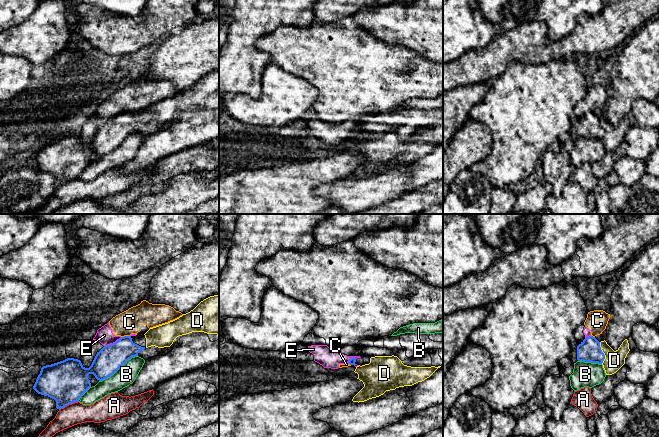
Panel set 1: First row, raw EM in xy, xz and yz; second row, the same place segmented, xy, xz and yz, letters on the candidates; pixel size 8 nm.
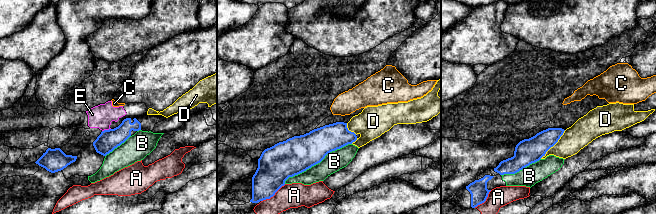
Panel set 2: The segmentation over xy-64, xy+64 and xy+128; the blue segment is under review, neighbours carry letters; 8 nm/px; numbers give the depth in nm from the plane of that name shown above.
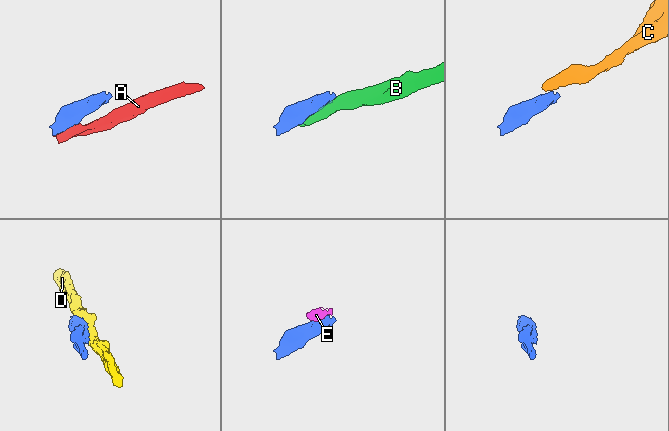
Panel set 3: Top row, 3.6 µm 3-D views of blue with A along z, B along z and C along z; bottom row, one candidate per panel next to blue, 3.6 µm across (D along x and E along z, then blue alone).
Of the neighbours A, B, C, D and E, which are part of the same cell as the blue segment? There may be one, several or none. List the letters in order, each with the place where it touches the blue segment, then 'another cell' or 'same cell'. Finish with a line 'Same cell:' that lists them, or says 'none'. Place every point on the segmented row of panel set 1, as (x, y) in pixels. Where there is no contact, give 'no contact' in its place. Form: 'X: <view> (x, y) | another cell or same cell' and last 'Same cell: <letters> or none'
A: xy (68, 404) | another cell
B: xy (118, 368) | another cell
C: xy (125, 336) | another cell
D: yz (603, 353) | another cell
E: xy (113, 343) | another cell
Same cell: none

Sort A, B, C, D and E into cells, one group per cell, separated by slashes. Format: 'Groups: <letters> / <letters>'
Groups: A / B / C E / D

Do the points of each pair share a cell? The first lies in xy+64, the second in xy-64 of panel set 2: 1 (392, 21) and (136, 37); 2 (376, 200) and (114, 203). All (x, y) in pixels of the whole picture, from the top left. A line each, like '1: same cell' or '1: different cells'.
1: same cell
2: different cells

